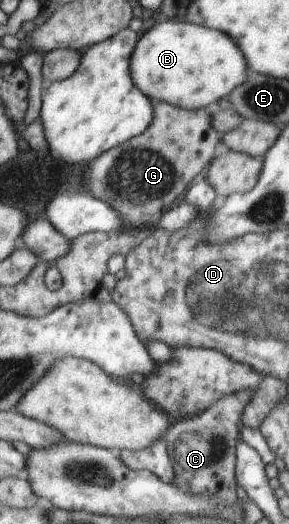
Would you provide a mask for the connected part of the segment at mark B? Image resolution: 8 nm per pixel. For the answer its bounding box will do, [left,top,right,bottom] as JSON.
[132,19,248,110]

